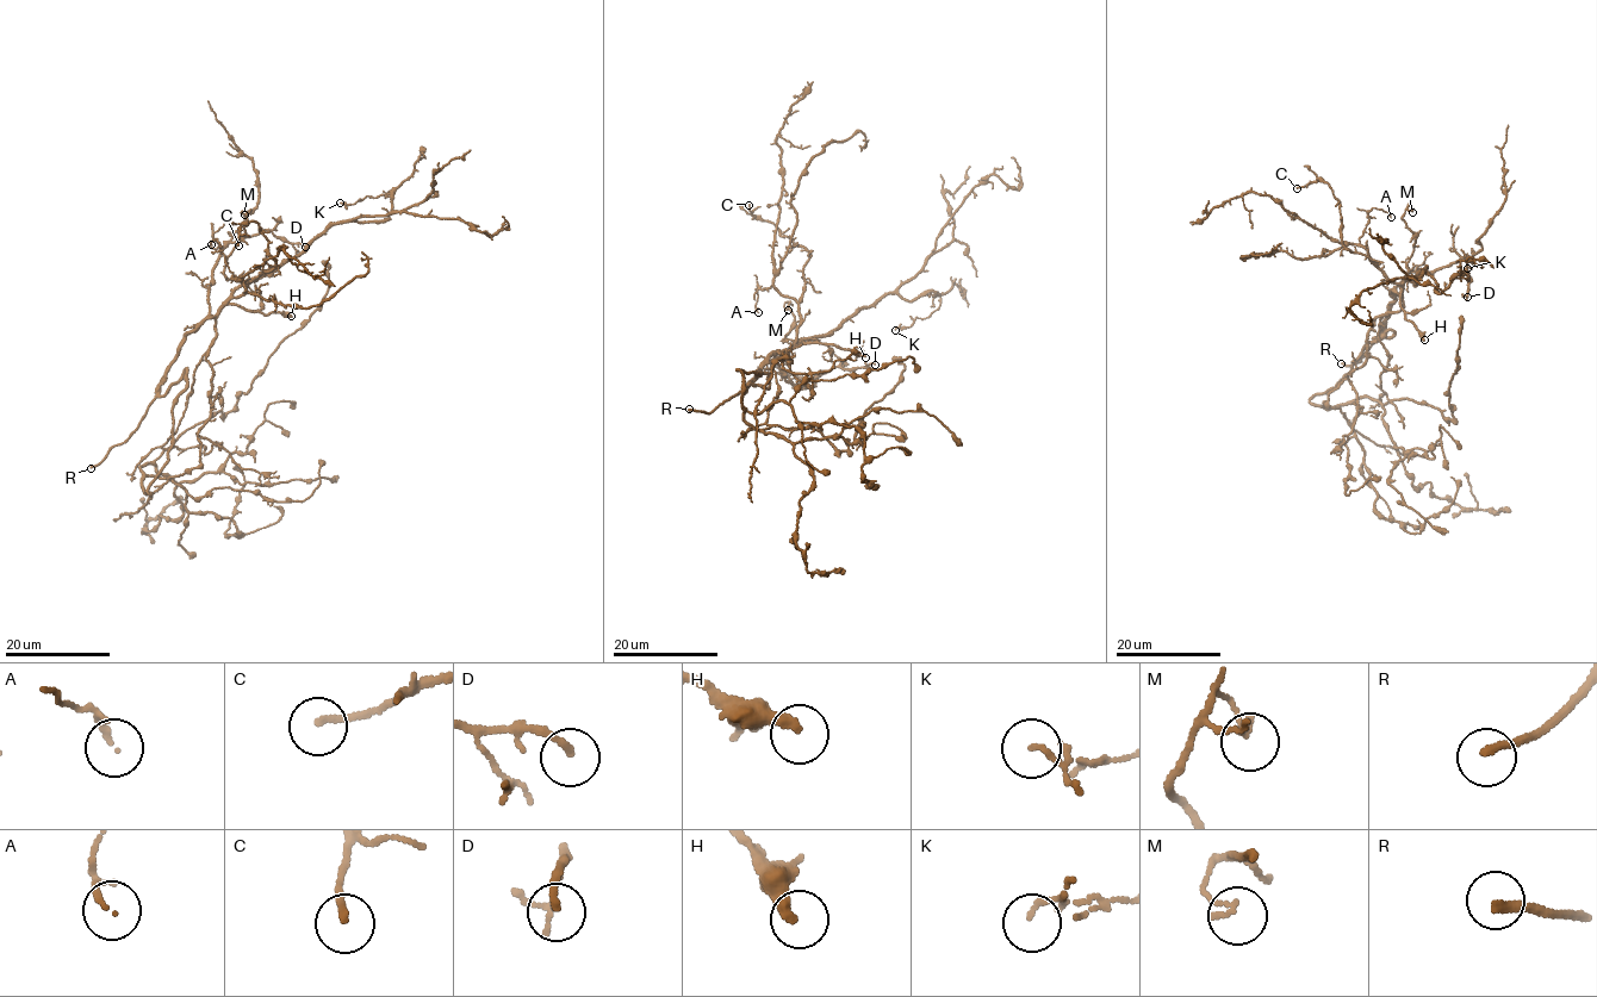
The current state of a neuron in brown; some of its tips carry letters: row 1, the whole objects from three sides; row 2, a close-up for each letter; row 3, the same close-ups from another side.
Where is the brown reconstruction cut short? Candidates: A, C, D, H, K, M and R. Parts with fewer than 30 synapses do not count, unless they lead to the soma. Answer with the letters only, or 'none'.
H, R

